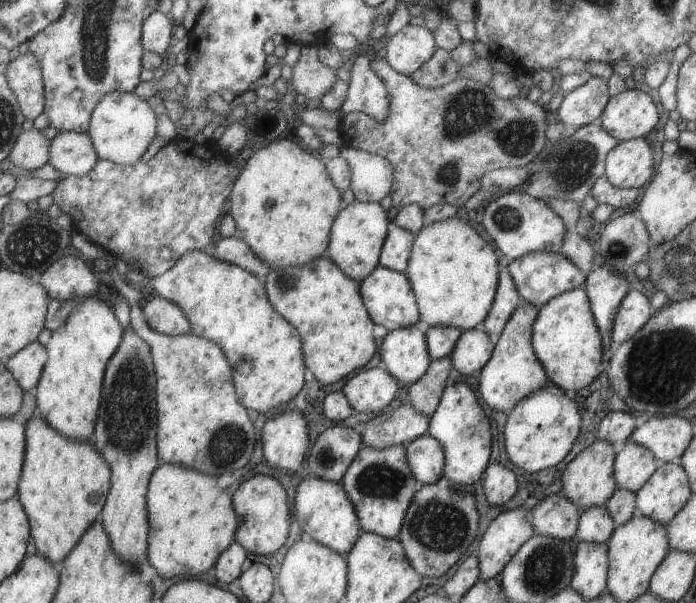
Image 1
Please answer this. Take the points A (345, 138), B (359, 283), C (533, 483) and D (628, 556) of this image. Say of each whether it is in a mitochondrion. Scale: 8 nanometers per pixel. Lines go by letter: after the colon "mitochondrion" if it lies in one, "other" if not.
A: other
B: other
C: other
D: other

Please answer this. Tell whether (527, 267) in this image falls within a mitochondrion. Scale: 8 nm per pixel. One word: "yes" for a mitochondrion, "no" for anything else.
no

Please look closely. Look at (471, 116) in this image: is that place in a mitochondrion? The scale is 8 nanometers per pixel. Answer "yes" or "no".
yes

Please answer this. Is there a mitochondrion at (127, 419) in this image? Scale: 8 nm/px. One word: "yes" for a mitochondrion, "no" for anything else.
yes

